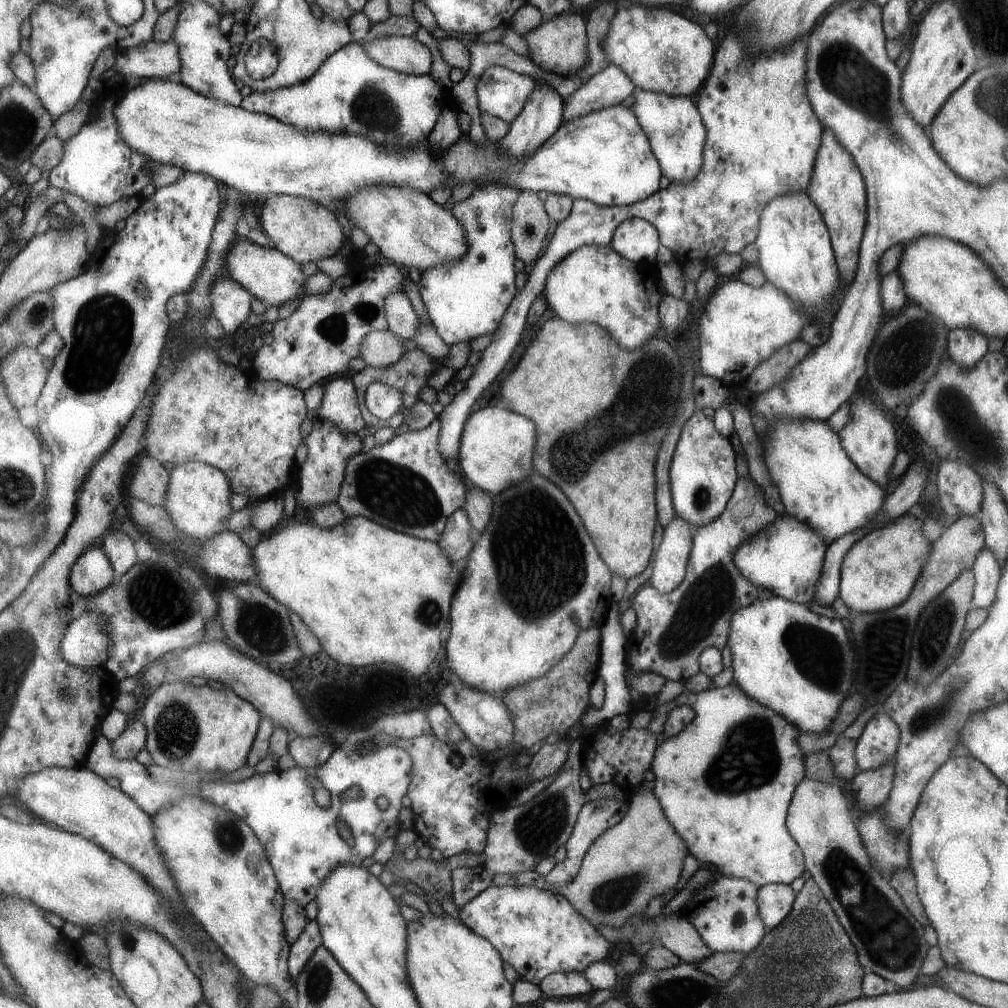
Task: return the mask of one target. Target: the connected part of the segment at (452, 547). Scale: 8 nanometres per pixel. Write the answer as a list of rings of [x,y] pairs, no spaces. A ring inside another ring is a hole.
[[[463,508],[456,510],[450,516],[442,539],[438,543],[452,562],[459,562],[471,554],[477,541],[475,534],[477,534],[477,530],[475,530],[467,511]]]

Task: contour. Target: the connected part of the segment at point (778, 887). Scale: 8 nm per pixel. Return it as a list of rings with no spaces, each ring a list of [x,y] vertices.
[[[769,883],[758,887],[758,914],[768,929],[773,929],[787,916],[794,902],[794,892],[789,885]]]

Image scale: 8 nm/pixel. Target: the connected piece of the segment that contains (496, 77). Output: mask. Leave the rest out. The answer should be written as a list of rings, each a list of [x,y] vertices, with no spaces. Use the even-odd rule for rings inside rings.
[[[493,65],[487,67],[477,83],[482,112],[511,124],[523,112],[538,80],[530,74]]]

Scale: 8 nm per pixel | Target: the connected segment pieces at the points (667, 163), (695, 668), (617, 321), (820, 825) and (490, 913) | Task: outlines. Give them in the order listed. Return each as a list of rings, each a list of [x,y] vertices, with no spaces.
[[[633,89],[631,96],[633,96],[633,102],[629,108],[637,116],[643,132],[649,138],[651,150],[655,158],[658,159],[658,165],[661,167],[664,182],[673,181],[675,184],[679,181],[687,182],[694,180],[702,166],[702,150],[706,142],[705,123],[702,121],[701,112],[697,109],[695,101],[689,96],[666,95],[643,89]]]
[[[740,478],[721,516],[693,529],[689,564],[677,588],[661,594],[645,583],[635,591],[631,608],[635,611],[636,623],[629,634],[628,670],[656,672],[667,681],[686,681],[701,670],[698,658],[703,649],[720,649],[726,645],[730,622],[737,610],[754,600],[771,597],[769,591],[749,582],[733,560],[738,546],[776,519],[759,489],[759,486]]]
[[[585,245],[554,266],[544,292],[556,316],[570,323],[597,322],[631,350],[659,330],[657,268],[648,262],[633,262],[611,246]]]
[[[804,778],[798,782],[791,797],[790,806],[786,812],[786,829],[790,831],[791,838],[794,838],[794,841],[801,847],[805,869],[829,900],[838,921],[842,923],[845,934],[854,944],[863,968],[867,966],[868,973],[878,974],[888,982],[889,986],[896,985],[899,988],[905,988],[915,980],[919,966],[929,948],[924,939],[924,928],[918,919],[907,910],[898,891],[887,884],[871,866],[869,856],[865,854],[859,842],[860,836],[853,826],[851,817],[845,798],[841,796],[841,790],[835,788],[835,784],[820,783]]]
[[[500,886],[489,887],[475,900],[472,900],[461,912],[461,921],[474,929],[483,938],[486,938],[499,950],[503,960],[515,968],[519,978],[524,981],[534,982],[540,985],[545,977],[551,973],[586,971],[589,966],[599,961],[605,961],[605,956],[611,950],[611,943],[599,929],[585,918],[571,901],[564,895],[544,891],[530,886]]]

